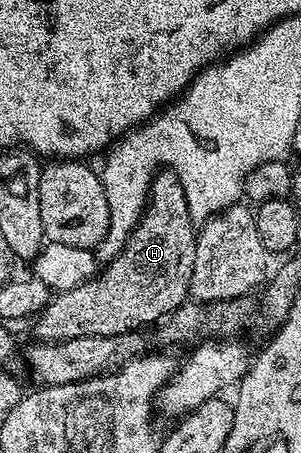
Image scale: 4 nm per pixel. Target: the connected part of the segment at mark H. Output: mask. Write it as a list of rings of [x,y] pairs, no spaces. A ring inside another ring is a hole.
[[[162,168],[153,178],[149,188],[149,201],[123,251],[119,251],[119,255],[115,255],[115,259],[108,262],[96,277],[79,287],[57,293],[32,322],[33,333],[37,336],[34,338],[43,342],[70,341],[80,337],[118,337],[124,333],[144,330],[144,325],[153,325],[156,321],[164,322],[170,313],[190,300],[189,288],[191,271],[195,271],[196,242],[197,229],[189,214],[189,200],[183,183],[179,183],[171,169]]]

